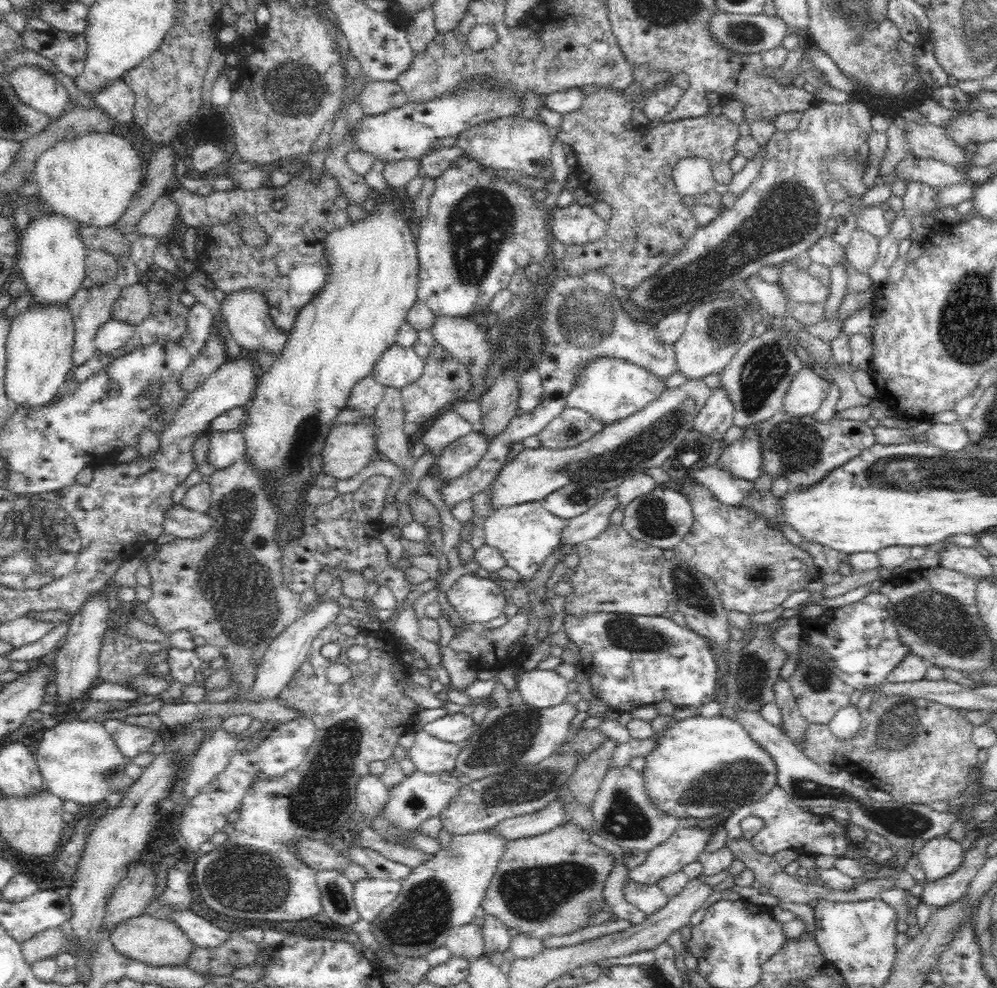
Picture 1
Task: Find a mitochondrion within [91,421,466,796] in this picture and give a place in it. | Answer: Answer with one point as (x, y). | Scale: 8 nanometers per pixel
(242, 593)

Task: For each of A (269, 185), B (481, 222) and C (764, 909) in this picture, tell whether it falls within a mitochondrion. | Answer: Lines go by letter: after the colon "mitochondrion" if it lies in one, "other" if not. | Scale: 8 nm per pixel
A: other
B: mitochondrion
C: other

